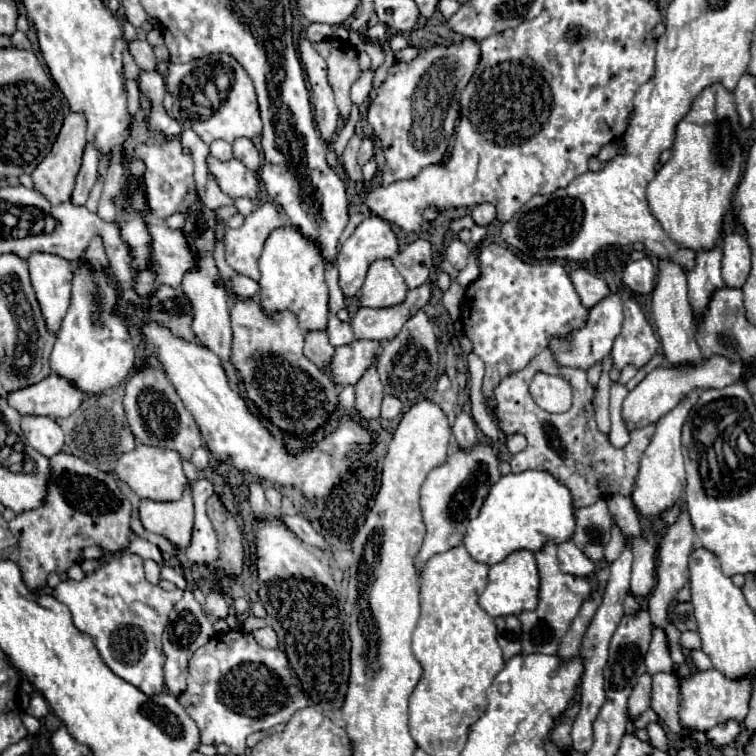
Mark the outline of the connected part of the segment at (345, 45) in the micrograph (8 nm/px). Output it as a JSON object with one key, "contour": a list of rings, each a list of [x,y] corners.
{"contour":[[[324,40],[314,44],[316,52],[328,64],[328,84],[334,92],[342,118],[350,114],[350,88],[358,80],[358,52],[348,40]]]}

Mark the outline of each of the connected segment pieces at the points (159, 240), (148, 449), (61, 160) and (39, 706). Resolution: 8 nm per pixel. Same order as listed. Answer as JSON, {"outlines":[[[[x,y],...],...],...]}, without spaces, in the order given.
{"outlines":[[[[150,224],[150,234],[156,282],[180,286],[180,278],[184,278],[184,272],[192,268],[192,254],[188,254],[180,230],[170,230],[164,224]]],[[[138,444],[132,452],[122,454],[116,466],[116,474],[136,494],[140,494],[140,498],[152,498],[156,502],[172,502],[180,498],[180,494],[184,492],[184,482],[188,482],[182,472],[182,458],[176,450],[146,444]]],[[[70,112],[64,118],[64,126],[62,126],[62,130],[60,130],[50,154],[30,174],[32,182],[34,182],[34,188],[44,198],[48,198],[54,206],[70,200],[70,194],[72,194],[72,188],[74,188],[74,180],[76,180],[76,174],[80,170],[80,164],[82,164],[84,148],[86,148],[86,122],[84,122],[84,116]]],[[[34,694],[34,696],[30,698],[30,708],[28,708],[28,714],[36,716],[38,720],[42,720],[42,718],[48,714],[48,706],[46,706],[46,702],[44,702],[44,698],[42,698],[40,694]]]]}

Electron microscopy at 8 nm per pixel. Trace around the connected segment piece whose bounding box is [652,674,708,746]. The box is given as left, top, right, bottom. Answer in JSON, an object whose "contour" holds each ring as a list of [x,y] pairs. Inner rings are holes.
{"contour":[[[654,674],[652,676],[652,710],[664,720],[664,724],[678,736],[682,738],[690,738],[694,740],[698,746],[708,744],[706,732],[698,732],[698,730],[690,730],[684,728],[680,724],[680,716],[678,716],[678,690],[680,682],[676,676],[672,674]]]}

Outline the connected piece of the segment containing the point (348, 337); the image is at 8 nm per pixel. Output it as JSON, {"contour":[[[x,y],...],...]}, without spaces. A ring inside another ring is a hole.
{"contour":[[[330,316],[326,332],[328,332],[328,338],[330,338],[332,346],[344,346],[344,344],[348,344],[348,342],[354,340],[352,326],[346,324],[346,322],[342,322],[342,320],[338,320],[336,316]]]}

